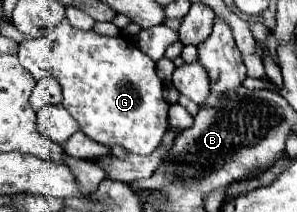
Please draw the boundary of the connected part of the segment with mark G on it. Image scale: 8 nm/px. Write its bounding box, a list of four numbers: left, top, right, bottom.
[19,21,169,155]

